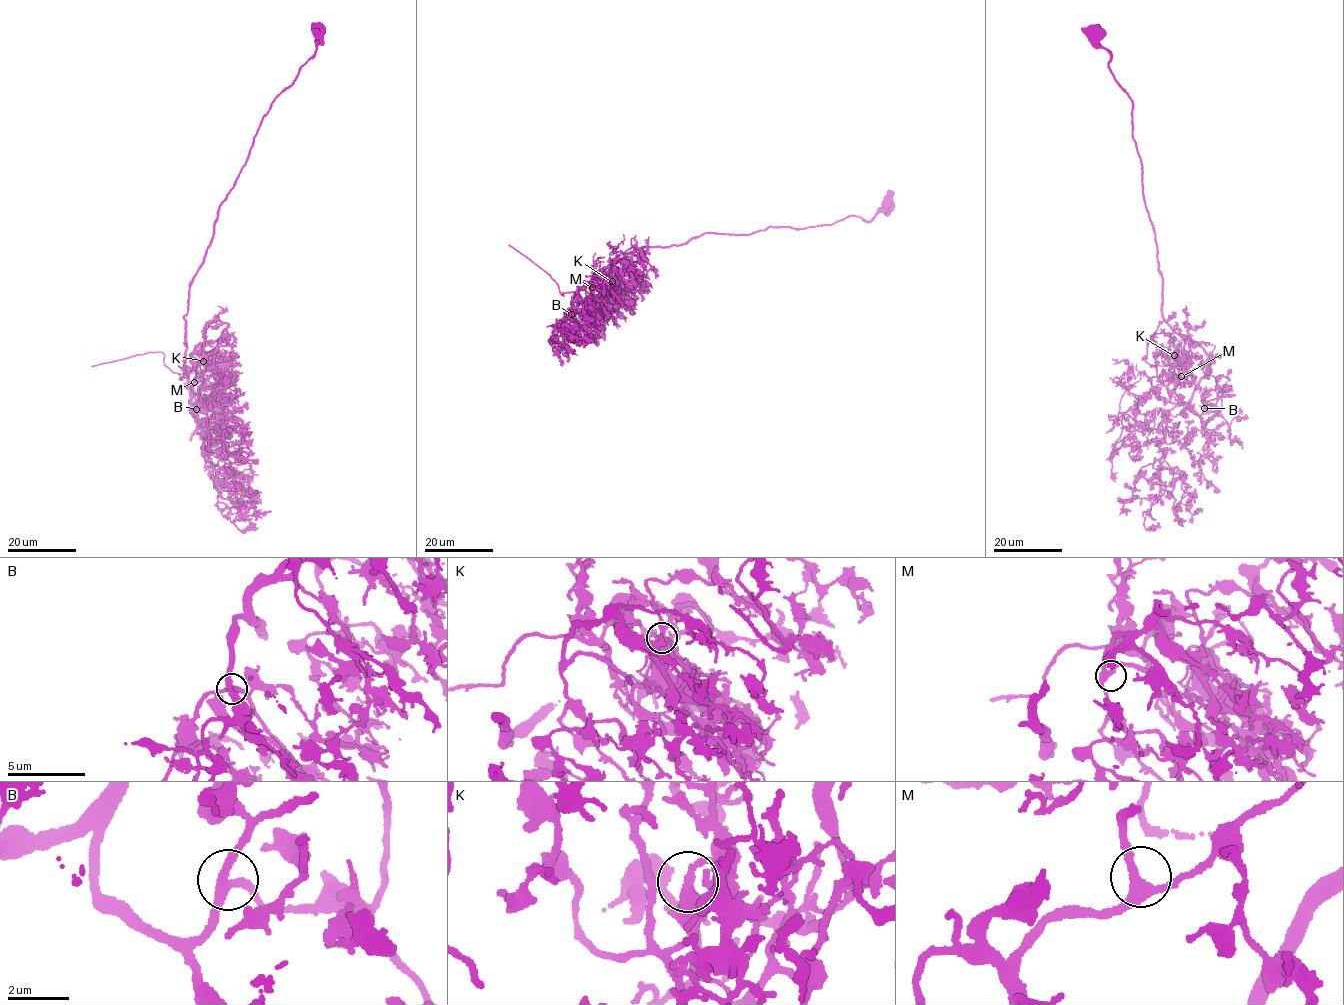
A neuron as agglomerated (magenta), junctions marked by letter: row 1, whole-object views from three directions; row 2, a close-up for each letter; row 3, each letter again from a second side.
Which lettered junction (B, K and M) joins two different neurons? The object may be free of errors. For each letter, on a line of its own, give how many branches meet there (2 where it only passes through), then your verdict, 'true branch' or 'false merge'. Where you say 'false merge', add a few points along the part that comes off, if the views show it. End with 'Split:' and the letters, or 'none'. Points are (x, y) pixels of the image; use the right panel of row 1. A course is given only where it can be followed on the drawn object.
B: branches 3; true branch
K: branches 3; false merge; course (1174, 355), (1174, 359), (1174, 353), (1185, 371), (1200, 366), (1215, 347), (1203, 341), (1194, 342)
M: branches 3; true branch
Split: K

